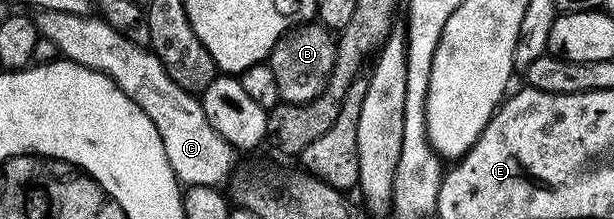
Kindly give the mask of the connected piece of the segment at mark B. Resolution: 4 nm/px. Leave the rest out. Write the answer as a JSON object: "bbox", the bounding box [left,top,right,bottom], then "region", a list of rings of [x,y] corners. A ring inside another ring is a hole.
{"bbox":[269,23,336,105],"region":[[[304,23],[288,29],[283,34],[283,38],[273,47],[269,58],[269,64],[276,75],[280,102],[300,105],[321,95],[333,71],[336,44],[332,30],[322,23]]]}

